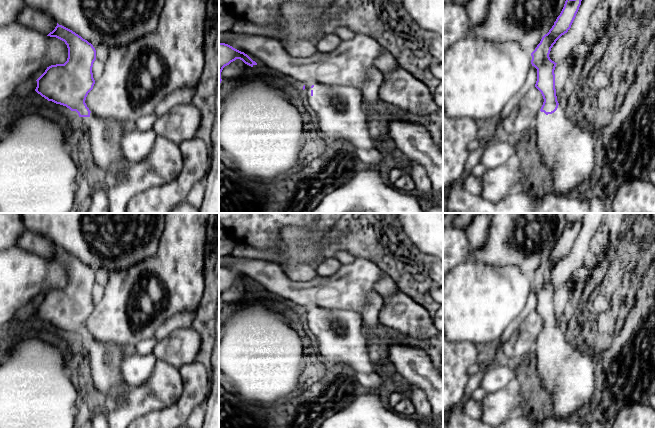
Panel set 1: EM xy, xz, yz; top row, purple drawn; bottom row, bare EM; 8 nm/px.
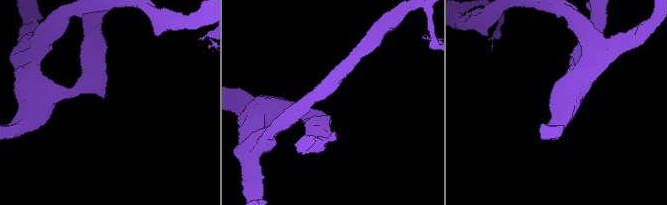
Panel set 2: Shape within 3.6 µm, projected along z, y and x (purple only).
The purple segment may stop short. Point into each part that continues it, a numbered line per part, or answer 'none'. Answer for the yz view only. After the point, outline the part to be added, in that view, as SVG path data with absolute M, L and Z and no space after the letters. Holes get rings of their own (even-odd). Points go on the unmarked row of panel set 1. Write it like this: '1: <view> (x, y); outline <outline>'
1: yz (563, 372); outline M559 328L557 334L548 339L539 334L531 355L531 376L538 392L547 404L550 415L563 420L569 420L574 416L578 417L579 412L590 402L595 390L594 367L595 352L590 344L585 348L579 347L566 329Z

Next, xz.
1: xz (340, 336); outline M318 306L305 308L303 314L304 327L318 346L318 360L326 364L346 364L356 372L373 373L377 363L374 361L373 340L363 326L362 315L352 310L329 310Z

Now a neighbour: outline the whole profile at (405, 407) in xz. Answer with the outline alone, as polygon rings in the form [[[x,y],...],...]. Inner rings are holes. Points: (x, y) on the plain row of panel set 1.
[[[404,394],[402,400],[392,409],[396,413],[406,417],[413,417],[415,414],[415,406],[413,405],[411,398]]]

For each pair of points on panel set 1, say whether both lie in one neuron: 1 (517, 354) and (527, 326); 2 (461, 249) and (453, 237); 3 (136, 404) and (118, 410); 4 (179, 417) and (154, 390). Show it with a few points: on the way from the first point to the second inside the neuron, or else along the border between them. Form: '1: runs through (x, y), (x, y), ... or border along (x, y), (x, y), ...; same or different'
1: runs through (523, 347), (527, 333); same
2: runs through (458, 246), (453, 240); same
3: runs through (132, 405), (122, 410); same
4: border along (183, 387), (181, 396), (174, 403), (147, 414); different

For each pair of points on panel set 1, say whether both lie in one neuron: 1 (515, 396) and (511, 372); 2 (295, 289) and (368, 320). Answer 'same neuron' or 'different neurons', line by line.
1: different neurons
2: different neurons

